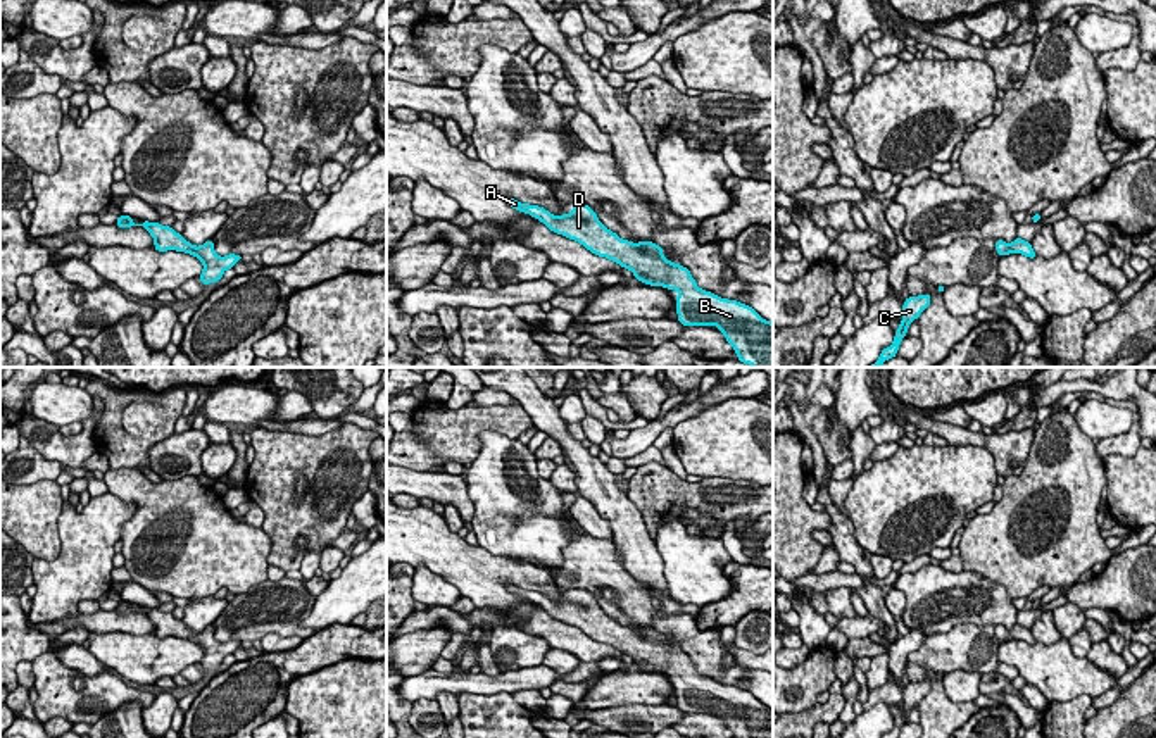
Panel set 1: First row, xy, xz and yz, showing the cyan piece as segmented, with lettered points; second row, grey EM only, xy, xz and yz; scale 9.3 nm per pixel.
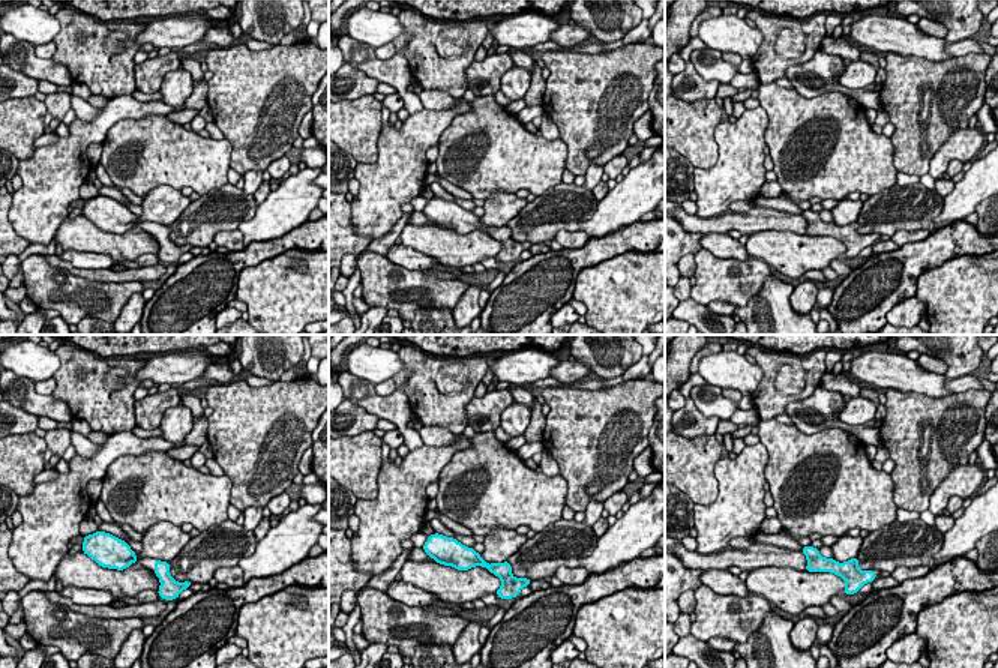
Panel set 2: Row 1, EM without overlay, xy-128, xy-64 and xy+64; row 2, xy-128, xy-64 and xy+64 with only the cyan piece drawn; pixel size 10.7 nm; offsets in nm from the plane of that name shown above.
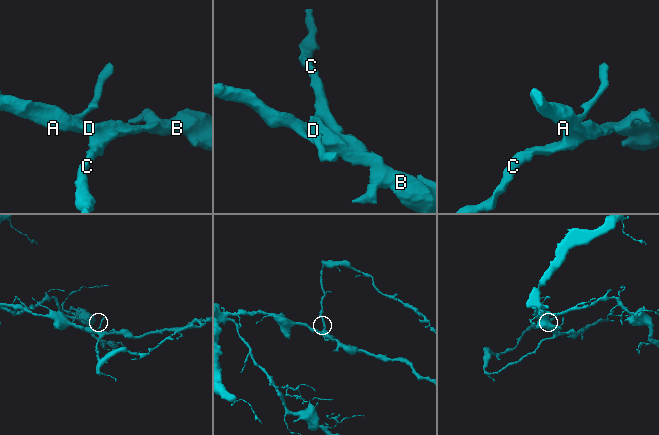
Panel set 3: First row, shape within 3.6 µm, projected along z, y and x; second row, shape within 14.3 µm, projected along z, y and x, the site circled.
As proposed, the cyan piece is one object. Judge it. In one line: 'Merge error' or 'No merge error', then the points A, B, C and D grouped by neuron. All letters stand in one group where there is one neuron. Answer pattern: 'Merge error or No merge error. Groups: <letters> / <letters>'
No merge error. Groups: A B C D

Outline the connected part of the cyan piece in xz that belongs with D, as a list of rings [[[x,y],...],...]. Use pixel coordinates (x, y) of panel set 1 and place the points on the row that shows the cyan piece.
[[[506,200],[518,212],[526,212],[550,231],[578,241],[599,257],[611,259],[650,286],[678,290],[676,314],[683,326],[718,326],[735,348],[740,362],[752,367],[773,367],[773,322],[763,319],[752,307],[701,290],[690,271],[666,260],[654,241],[631,243],[607,229],[585,203],[573,203],[571,214],[554,216],[543,207]]]

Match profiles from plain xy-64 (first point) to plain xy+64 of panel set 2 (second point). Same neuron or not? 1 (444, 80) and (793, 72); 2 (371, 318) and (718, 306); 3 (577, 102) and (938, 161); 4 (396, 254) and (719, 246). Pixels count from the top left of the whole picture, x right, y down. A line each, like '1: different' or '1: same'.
1: different
2: same
3: different
4: same

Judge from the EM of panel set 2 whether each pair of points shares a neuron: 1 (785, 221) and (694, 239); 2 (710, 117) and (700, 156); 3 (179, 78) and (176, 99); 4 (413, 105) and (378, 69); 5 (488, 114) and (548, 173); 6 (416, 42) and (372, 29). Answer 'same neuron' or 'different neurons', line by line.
1: different neurons
2: same neuron
3: same neuron
4: same neuron
5: same neuron
6: different neurons

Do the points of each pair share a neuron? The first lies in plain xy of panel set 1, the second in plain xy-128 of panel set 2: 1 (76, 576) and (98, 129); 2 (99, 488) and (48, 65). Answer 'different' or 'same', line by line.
1: same
2: same

